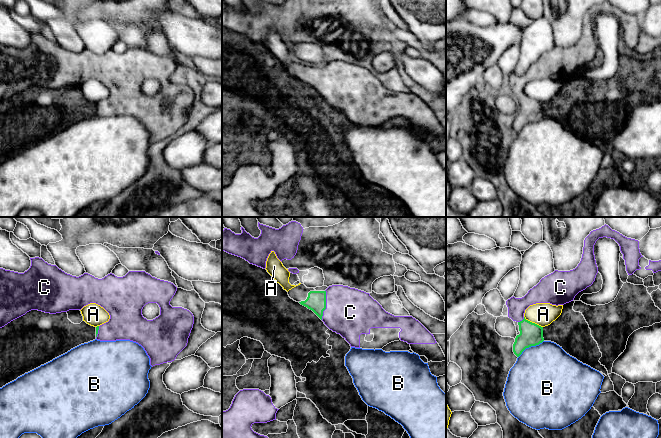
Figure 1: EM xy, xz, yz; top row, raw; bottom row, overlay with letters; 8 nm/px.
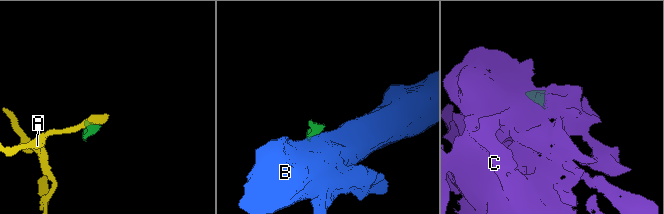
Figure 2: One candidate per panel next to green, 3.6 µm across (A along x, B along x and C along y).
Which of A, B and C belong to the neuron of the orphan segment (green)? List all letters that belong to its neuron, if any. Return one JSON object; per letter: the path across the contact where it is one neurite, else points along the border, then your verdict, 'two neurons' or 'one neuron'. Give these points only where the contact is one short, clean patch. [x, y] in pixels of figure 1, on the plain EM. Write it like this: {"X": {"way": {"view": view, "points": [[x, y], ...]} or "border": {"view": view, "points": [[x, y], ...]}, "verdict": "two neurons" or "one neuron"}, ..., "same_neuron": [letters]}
{"A": {"border": {"view": "yz", "points": [[524, 92], [526, 95], [542, 103]]}, "verdict": "two neurons"}, "B": {"border": {"view": "yz", "points": [[543, 116], [538, 120], [527, 123], [518, 133]]}, "verdict": "two neurons"}, "C": {"way": {"view": "xz", "points": [[316, 77], [325, 81], [350, 88]]}, "verdict": "one neuron"}, "same_neuron": ["C"]}

